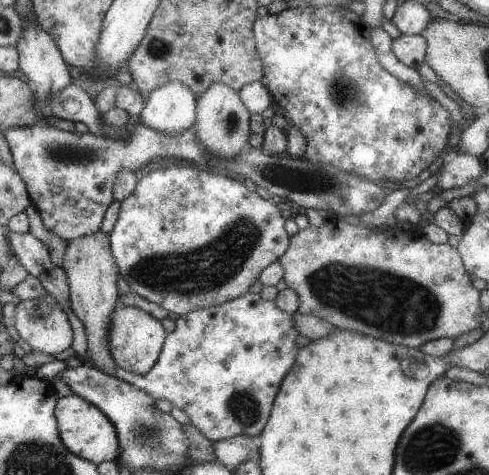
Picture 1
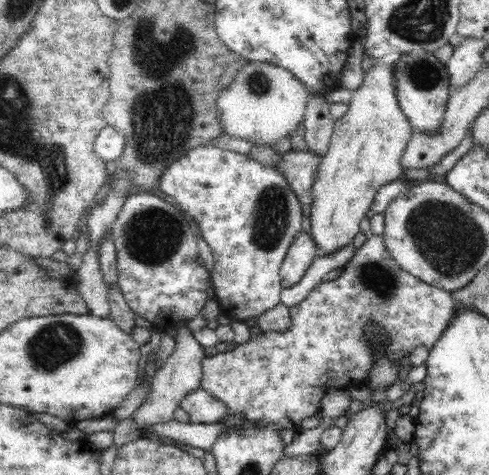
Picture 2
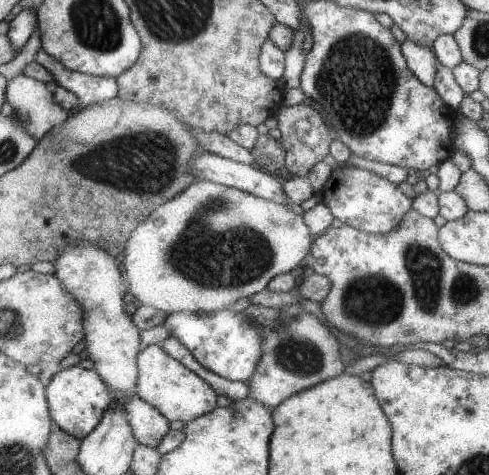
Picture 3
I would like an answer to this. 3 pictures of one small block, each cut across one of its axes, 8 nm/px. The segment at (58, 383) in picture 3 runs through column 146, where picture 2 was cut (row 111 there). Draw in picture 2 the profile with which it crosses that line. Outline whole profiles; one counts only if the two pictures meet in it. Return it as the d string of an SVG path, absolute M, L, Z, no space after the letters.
M432 52L418 54L402 54L398 62L394 62L394 80L396 80L396 100L402 114L412 122L412 128L422 134L436 134L442 126L448 100L450 100L450 74L446 66L442 66Z

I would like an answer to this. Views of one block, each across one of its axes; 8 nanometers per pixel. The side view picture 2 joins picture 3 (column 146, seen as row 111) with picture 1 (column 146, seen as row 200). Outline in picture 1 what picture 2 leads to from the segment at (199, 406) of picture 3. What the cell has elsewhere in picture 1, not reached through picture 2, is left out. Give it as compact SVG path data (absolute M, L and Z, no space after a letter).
M119 302L113 308L109 336L107 336L107 348L109 348L109 356L115 360L117 368L123 368L133 374L149 372L153 368L153 364L157 364L157 358L161 354L165 338L167 338L167 334L163 330L161 322L157 322L147 312L131 308L131 306L123 306Z

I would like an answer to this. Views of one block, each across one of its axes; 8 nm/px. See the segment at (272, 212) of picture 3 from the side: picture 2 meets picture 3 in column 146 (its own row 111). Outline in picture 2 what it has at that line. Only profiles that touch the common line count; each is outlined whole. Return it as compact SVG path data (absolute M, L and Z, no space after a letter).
M248 62L236 74L234 82L220 92L220 98L216 98L224 136L244 138L258 146L272 146L280 138L290 136L304 120L308 96L310 92L306 86L286 68L268 62Z

